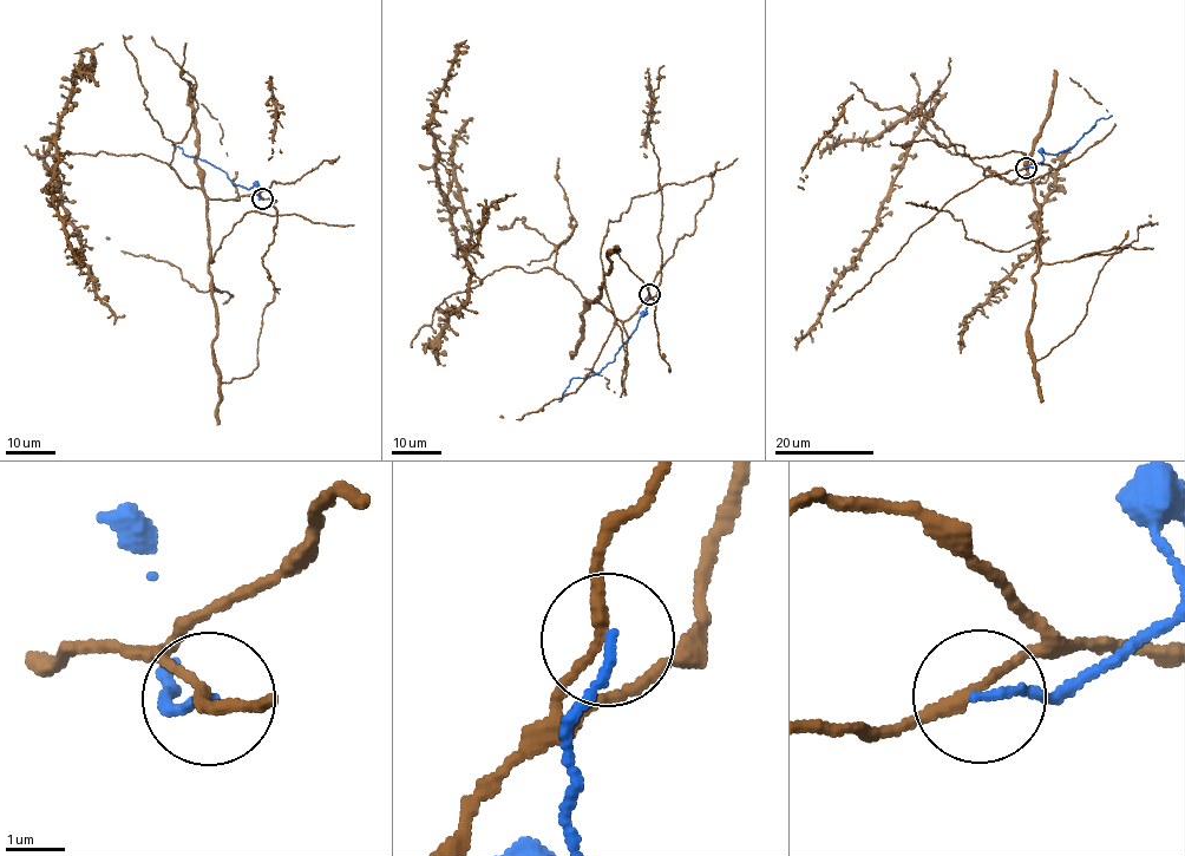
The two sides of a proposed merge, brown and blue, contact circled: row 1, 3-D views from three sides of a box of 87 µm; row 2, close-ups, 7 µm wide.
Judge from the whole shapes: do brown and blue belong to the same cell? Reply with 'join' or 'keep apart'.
keep apart

